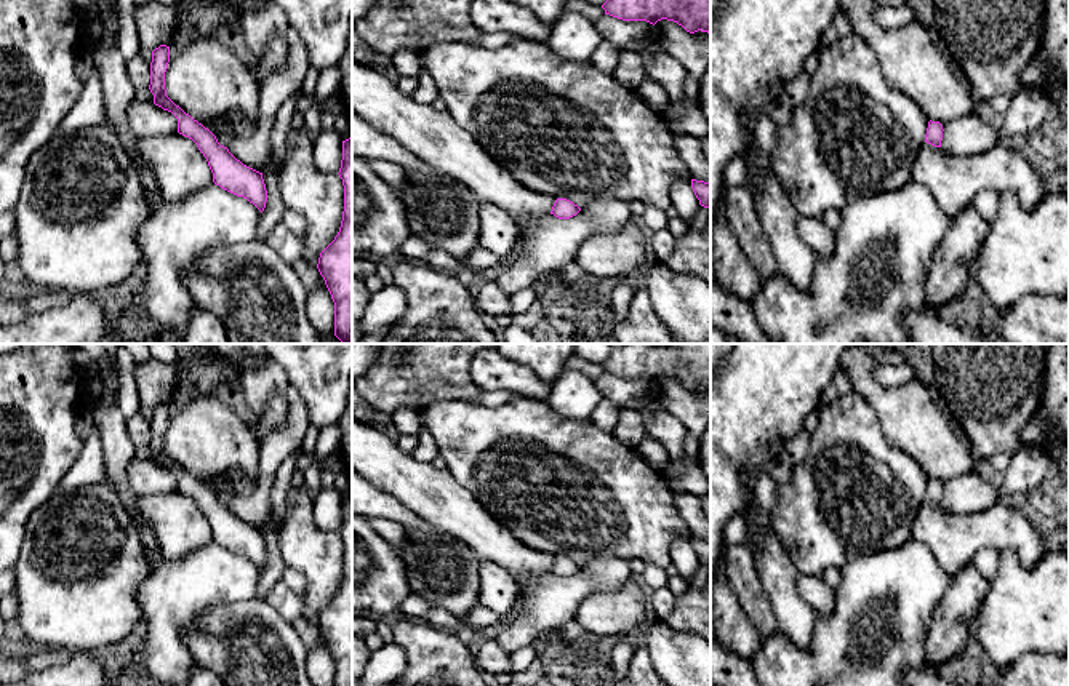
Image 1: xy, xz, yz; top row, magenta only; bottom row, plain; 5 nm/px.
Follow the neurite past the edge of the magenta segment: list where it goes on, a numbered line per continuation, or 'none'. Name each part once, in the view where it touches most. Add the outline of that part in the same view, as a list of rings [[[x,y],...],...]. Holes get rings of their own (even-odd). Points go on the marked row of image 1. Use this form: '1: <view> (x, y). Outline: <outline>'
none

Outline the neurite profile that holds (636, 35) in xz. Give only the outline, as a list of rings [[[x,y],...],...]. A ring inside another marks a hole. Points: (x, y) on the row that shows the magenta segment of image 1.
[[[610,14],[592,21],[605,40],[619,48],[619,51],[642,53],[655,38],[655,26],[647,21],[623,21]]]

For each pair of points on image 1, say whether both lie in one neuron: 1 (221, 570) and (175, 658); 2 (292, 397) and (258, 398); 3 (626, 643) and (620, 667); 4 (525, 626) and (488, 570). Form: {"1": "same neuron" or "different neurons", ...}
{"1": "same neuron", "2": "different neurons", "3": "same neuron", "4": "different neurons"}

